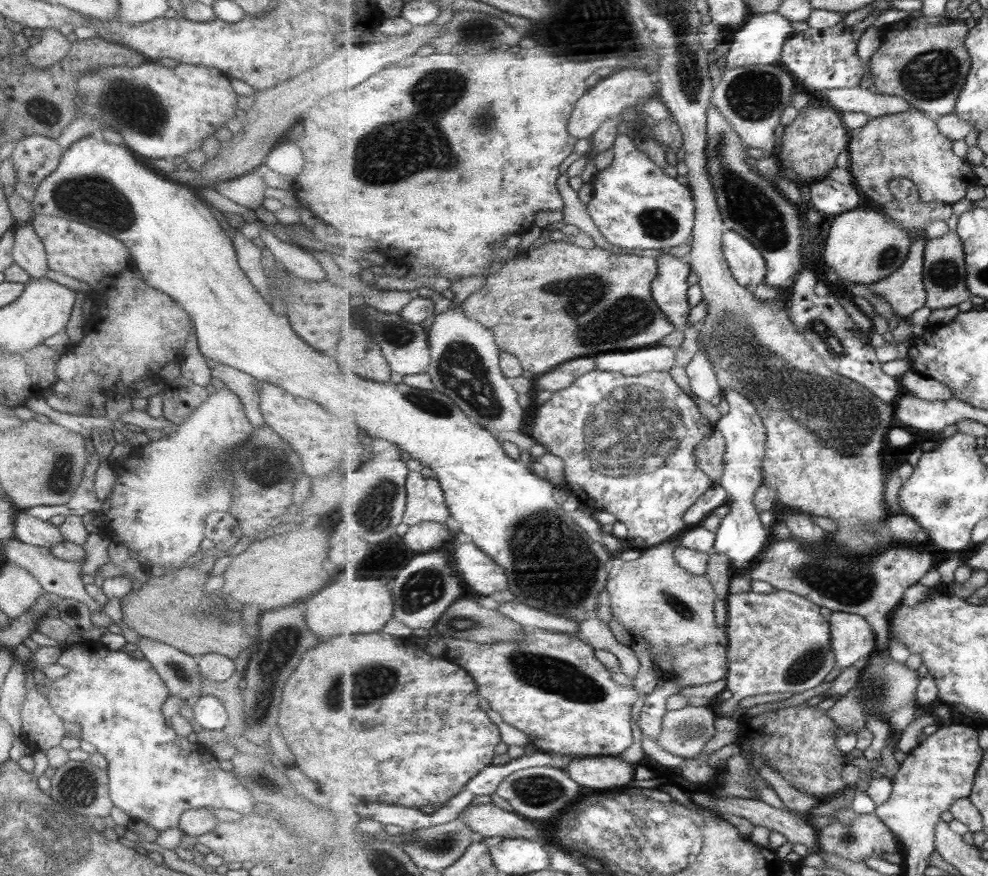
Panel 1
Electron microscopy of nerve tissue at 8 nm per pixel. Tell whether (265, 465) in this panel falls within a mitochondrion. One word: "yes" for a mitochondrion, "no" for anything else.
yes

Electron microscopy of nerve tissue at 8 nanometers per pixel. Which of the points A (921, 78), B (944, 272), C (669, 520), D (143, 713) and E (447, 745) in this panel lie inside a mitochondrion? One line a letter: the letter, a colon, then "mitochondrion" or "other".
A: mitochondrion
B: mitochondrion
C: other
D: other
E: other

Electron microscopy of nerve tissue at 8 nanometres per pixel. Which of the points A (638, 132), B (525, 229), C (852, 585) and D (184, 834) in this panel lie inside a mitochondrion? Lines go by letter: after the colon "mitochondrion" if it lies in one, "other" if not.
A: other
B: other
C: mitochondrion
D: other

